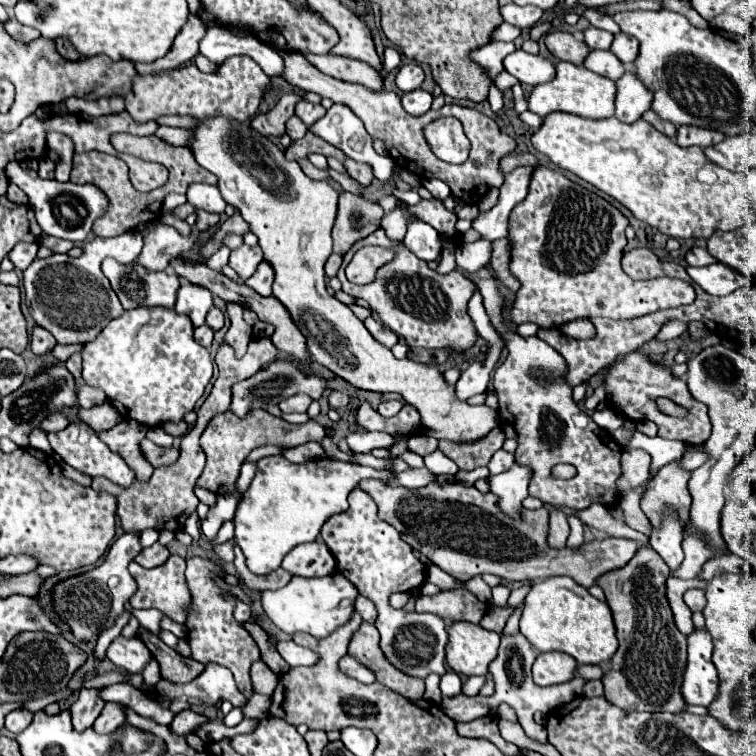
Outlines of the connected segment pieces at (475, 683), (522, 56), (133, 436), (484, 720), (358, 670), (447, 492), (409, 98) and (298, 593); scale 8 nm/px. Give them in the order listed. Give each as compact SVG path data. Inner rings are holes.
M470 676L466 682L464 682L464 686L462 686L462 694L466 694L466 696L476 696L478 692L480 692L480 688L484 686L484 676Z
M516 50L510 56L506 56L504 68L514 78L518 78L518 82L530 84L530 86L550 82L554 78L554 72L556 72L554 64L548 58L534 56L534 54L528 54L524 50Z
M122 420L112 430L104 430L98 434L102 442L106 442L114 452L118 452L126 460L126 464L130 464L138 480L148 480L154 472L150 462L142 456L142 448L140 448L140 442L146 436L144 430L148 432L148 428L138 424L136 420Z
M490 712L478 720L470 720L470 722L458 722L456 724L456 732L464 738L486 738L492 744L496 744L500 750L510 750L512 754L518 752L518 746L506 742L500 732L498 732L498 714Z
M346 654L346 656L340 660L340 670L342 670L344 674L348 674L348 676L360 680L360 682L364 682L364 684L372 684L372 682L376 680L374 672L370 672L364 664L360 664L358 660L354 660L350 654Z
M370 478L362 480L360 488L374 498L374 502L378 504L378 516L394 526L400 532L402 540L406 540L406 544L410 544L432 564L462 582L488 572L512 582L536 582L550 576L570 576L576 584L590 588L604 572L626 566L640 548L636 540L604 538L584 542L576 550L556 550L548 546L550 512L546 508L522 508L522 520L514 520L498 508L498 498L492 492L482 494L474 486L466 488L458 482L448 482L444 486L430 484L418 490L410 490L404 486L386 486L384 482ZM596 554L598 558L592 560L592 556Z
M418 88L418 90L412 90L412 92L406 92L402 94L402 106L408 114L412 116L420 116L420 114L426 114L432 106L432 94Z
M334 572L326 578L310 578L308 582L302 582L302 578L294 576L294 580L290 580L284 588L260 592L260 602L262 602L266 616L284 634L292 636L294 632L302 630L316 638L324 638L332 634L338 626L350 620L354 612L356 596L358 596L356 586L344 574Z

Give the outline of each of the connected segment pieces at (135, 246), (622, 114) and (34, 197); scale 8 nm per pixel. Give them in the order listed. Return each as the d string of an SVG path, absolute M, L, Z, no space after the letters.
M122 234L116 238L92 238L84 244L84 254L80 258L70 258L68 254L54 254L46 260L36 258L24 272L24 288L26 288L26 300L30 304L30 316L34 318L34 322L38 326L42 326L44 330L48 330L58 344L86 344L90 340L94 340L94 336L98 336L102 332L102 328L122 312L122 304L118 300L118 296L114 294L108 278L102 274L100 264L104 258L112 256L120 262L132 262L138 252L142 250L142 236L140 234Z
M628 70L618 82L616 82L616 118L630 124L636 122L650 106L652 106L654 94L638 76L634 76L634 70Z
M10 162L6 166L8 180L16 186L20 186L26 196L30 198L30 208L36 212L36 220L44 234L72 240L72 242L84 242L90 234L92 222L96 216L102 216L106 212L106 196L92 184L72 184L72 182L56 182L56 180L42 180L26 162Z

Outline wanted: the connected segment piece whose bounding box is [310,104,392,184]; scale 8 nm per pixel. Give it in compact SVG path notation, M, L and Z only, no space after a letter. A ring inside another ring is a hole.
M334 104L324 118L320 118L314 126L310 126L310 132L316 134L318 138L326 140L328 144L336 146L338 150L342 150L348 158L356 160L356 162L364 162L364 164L370 164L372 170L374 170L374 178L378 178L380 182L390 182L390 176L392 176L392 158L390 156L380 156L376 154L376 150L372 148L372 138L370 134L366 132L362 120L358 120L358 116L354 116L354 112L350 112L350 108L342 106L342 104Z

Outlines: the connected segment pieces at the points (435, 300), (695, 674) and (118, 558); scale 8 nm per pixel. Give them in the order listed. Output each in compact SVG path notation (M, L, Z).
M378 228L368 238L356 242L346 254L344 262L338 270L338 280L342 282L342 290L350 296L362 298L368 302L368 306L382 318L382 322L394 330L398 336L406 340L410 348L448 348L452 352L464 352L478 340L478 332L474 328L472 318L468 316L468 300L474 294L474 284L462 276L460 270L454 270L446 276L438 274L436 270L430 270L428 264L420 258L416 258L406 248L396 248L394 262L382 266L376 274L376 280L366 286L354 286L346 280L344 268L352 260L358 248L362 246L390 246L390 240L386 238L384 230Z
M708 630L688 634L688 666L684 670L682 698L686 704L710 706L718 694L718 674L712 664L712 638Z
M126 532L122 534L112 548L106 554L106 560L102 566L60 582L54 590L54 606L60 618L70 626L72 634L78 640L90 640L98 636L104 628L112 626L114 618L124 612L124 604L130 600L130 596L136 592L136 582L128 572L128 564L136 558L136 554L142 550L142 544L138 542L140 532Z

